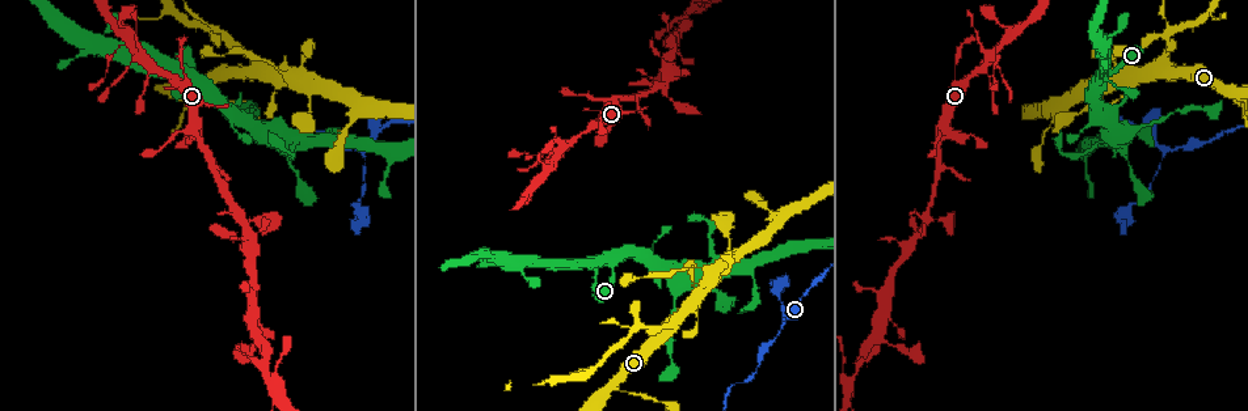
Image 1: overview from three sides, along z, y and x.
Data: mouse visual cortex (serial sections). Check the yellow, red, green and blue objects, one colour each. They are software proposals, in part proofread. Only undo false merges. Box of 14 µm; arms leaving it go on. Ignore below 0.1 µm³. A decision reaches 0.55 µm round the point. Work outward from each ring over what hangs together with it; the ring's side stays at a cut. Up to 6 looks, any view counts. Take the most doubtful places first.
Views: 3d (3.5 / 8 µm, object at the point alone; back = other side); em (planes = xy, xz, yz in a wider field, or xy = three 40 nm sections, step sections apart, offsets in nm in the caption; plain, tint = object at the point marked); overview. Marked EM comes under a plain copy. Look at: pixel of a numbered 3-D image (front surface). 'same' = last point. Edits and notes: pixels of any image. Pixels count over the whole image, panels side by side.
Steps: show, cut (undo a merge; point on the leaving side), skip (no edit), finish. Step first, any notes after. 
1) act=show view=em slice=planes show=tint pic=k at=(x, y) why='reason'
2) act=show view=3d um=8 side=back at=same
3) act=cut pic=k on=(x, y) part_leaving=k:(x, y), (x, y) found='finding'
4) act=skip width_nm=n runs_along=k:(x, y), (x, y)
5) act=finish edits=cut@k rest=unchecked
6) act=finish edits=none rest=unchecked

act=show view=3d um=3.5 pic=1 at=(675, 307) why='sudden change in width'

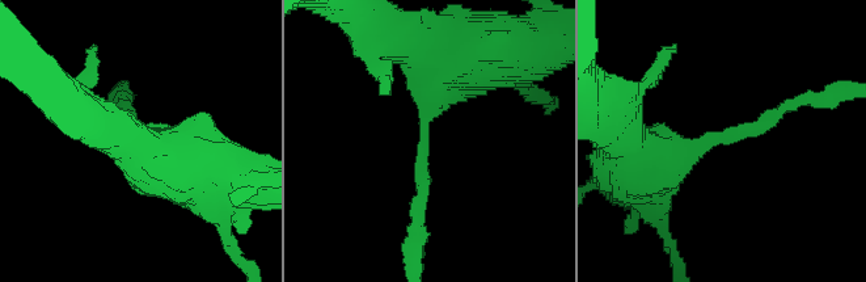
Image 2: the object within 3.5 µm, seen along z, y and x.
act=show view=em slice=xy step=3 show=tint pic=2 at=(421, 144)

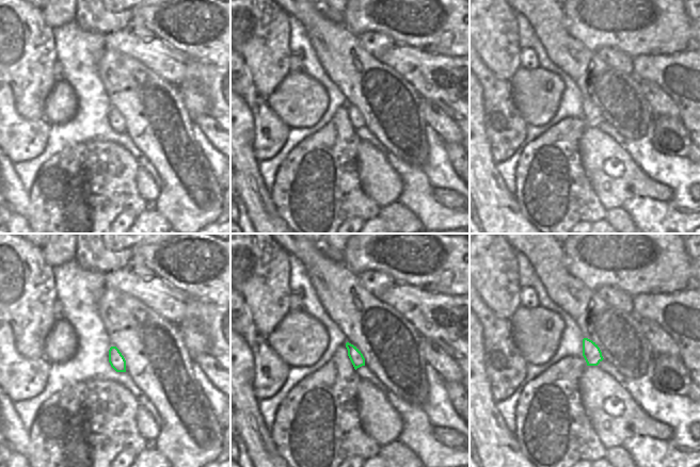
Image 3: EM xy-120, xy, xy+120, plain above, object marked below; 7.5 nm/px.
act=show view=em slice=xy step=2 show=tint at=same

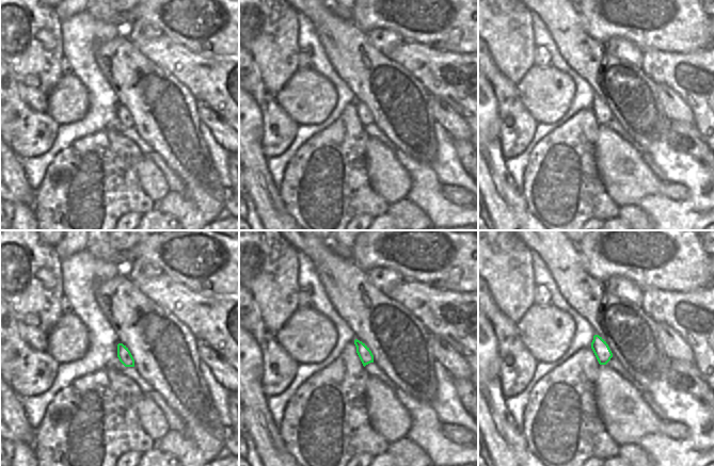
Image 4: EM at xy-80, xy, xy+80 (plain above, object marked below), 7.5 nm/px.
act=skip width_nm=100 runs_along=2:(634, 152), (752, 133), (798, 100) found='continuous, no second cell'

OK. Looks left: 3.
act=show view=3d um=3.5 side=back pic=1 at=(782, 324) why='three arms meet'

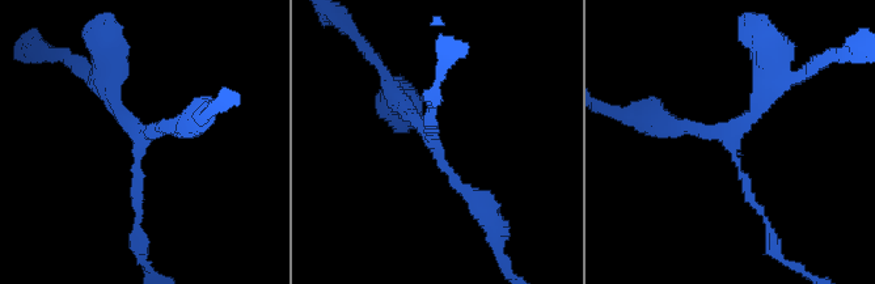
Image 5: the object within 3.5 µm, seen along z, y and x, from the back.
act=show view=em slice=planes show=tint pic=5 at=(732, 131)

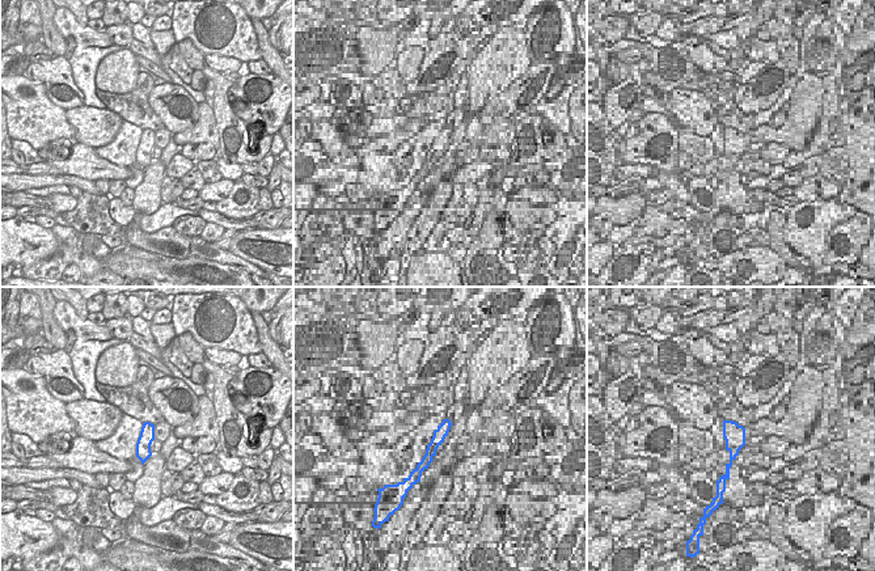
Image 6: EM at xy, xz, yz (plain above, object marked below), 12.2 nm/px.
act=skip width_nm=190 runs_along=5:(109, 62), (109, 94), (136, 131), (136, 211) found='all the same cell'

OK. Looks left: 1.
act=finish edits=none rest=unchecked

